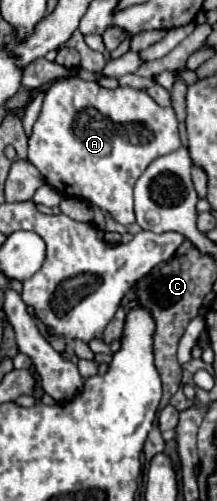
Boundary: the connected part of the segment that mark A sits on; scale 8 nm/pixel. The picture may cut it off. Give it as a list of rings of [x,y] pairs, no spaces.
[[[66,78],[66,80],[56,80],[46,98],[44,98],[44,104],[42,104],[42,112],[34,124],[34,130],[32,130],[32,136],[28,138],[28,160],[40,170],[40,174],[46,178],[46,182],[56,188],[62,196],[68,196],[68,198],[84,198],[88,200],[92,206],[98,206],[102,208],[104,212],[110,212],[114,216],[116,222],[120,224],[132,224],[134,222],[134,202],[132,202],[132,186],[136,182],[136,178],[140,178],[140,174],[148,168],[148,162],[156,160],[158,156],[164,156],[164,154],[170,154],[172,150],[178,150],[180,148],[180,138],[178,138],[178,120],[176,120],[176,114],[172,108],[162,108],[158,106],[144,90],[136,90],[136,88],[130,88],[130,86],[118,86],[116,90],[108,90],[104,86],[100,86],[98,82],[86,82],[82,78]]]

